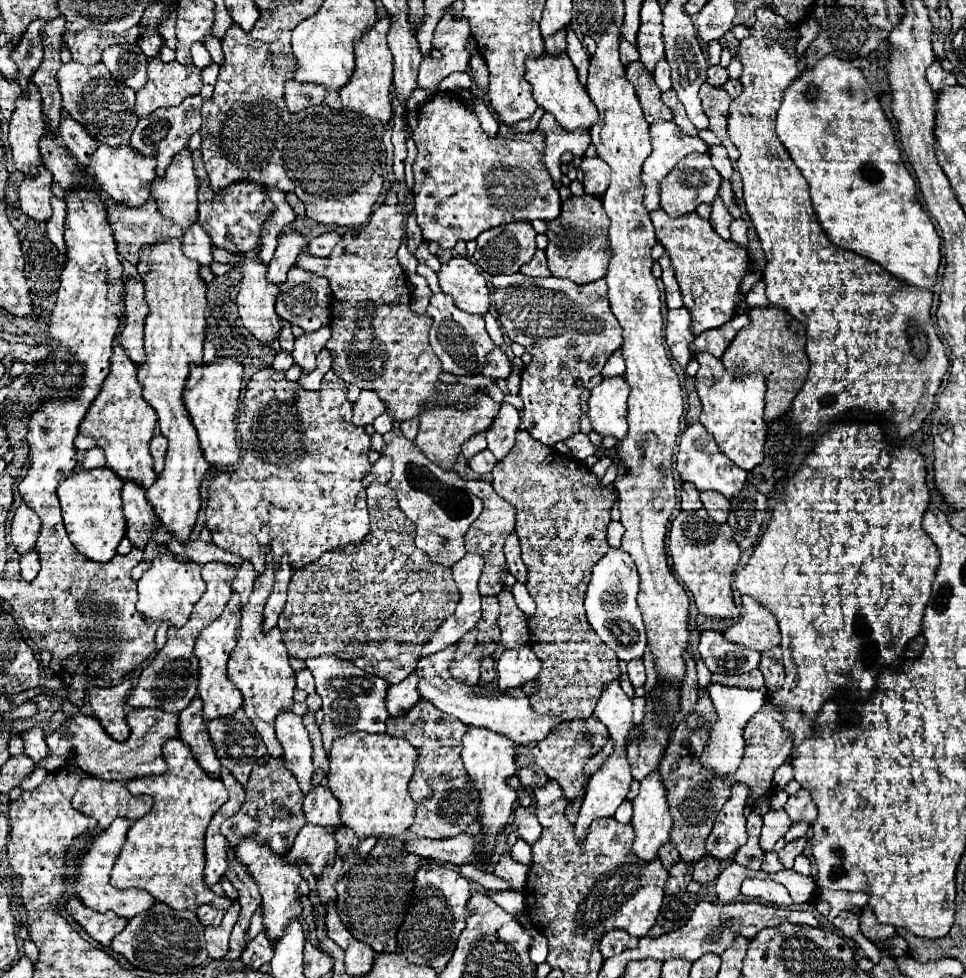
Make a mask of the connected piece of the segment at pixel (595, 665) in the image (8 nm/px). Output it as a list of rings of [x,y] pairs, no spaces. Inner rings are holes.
[[[520,429],[516,433],[514,451],[506,455],[492,469],[492,487],[516,507],[516,533],[522,543],[522,561],[528,567],[528,591],[536,601],[536,615],[528,621],[530,629],[530,645],[538,659],[542,661],[542,669],[538,675],[538,691],[530,697],[530,705],[538,713],[550,713],[552,717],[560,717],[572,721],[576,717],[590,717],[594,713],[596,701],[602,695],[602,689],[612,681],[618,681],[618,657],[614,651],[604,645],[604,641],[590,629],[582,605],[582,597],[586,595],[586,585],[590,581],[592,567],[600,557],[606,555],[606,527],[610,523],[610,509],[618,499],[614,485],[602,485],[598,477],[586,469],[574,457],[560,455],[552,447],[542,445],[532,439],[530,433]]]

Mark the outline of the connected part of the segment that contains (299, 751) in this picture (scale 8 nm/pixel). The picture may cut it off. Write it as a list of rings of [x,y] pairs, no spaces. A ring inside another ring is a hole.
[[[280,713],[276,717],[276,739],[284,747],[284,765],[294,773],[294,777],[300,783],[300,791],[308,795],[314,785],[312,785],[312,775],[314,775],[314,765],[312,765],[312,743],[308,739],[308,733],[302,725],[302,717],[290,713]]]

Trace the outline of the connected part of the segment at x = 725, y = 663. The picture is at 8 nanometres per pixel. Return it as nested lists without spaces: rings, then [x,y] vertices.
[[[702,631],[698,651],[704,657],[704,663],[710,673],[738,675],[748,673],[760,665],[758,651],[730,643],[718,631]]]

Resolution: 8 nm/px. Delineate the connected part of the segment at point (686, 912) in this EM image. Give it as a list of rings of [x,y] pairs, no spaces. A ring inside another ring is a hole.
[[[680,891],[676,895],[668,895],[664,899],[662,909],[660,909],[658,921],[656,921],[656,925],[652,927],[652,931],[648,935],[650,937],[660,937],[664,933],[680,929],[690,919],[696,903],[698,903],[696,895],[688,893],[688,891]]]

